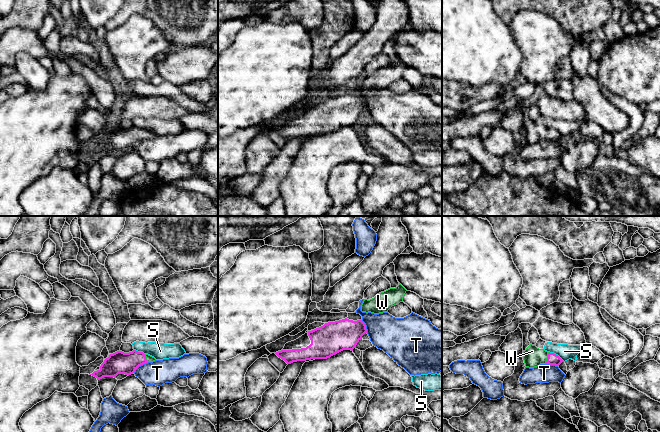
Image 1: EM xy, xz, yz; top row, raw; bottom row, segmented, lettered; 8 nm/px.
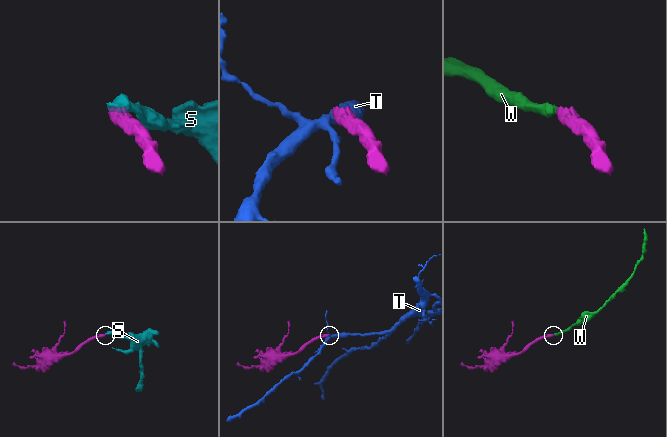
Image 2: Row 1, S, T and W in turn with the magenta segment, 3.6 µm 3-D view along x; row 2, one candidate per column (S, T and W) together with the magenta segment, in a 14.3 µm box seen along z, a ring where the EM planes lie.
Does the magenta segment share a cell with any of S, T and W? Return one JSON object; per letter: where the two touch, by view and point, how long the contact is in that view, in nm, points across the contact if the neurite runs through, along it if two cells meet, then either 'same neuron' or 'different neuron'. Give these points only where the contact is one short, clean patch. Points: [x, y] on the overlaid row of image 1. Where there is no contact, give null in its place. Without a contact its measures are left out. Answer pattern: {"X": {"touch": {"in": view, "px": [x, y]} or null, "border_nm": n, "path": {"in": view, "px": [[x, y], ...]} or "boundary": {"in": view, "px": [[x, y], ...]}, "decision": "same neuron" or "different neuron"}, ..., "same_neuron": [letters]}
{"S": {"touch": {"in": "yz", "px": [557, 355]}, "border_nm": 150, "boundary": {"in": "yz", "px": [[549, 351], [557, 354], [564, 361]]}, "decision": "different neuron"}, "T": {"touch": {"in": "xy", "px": [140, 365]}, "border_nm": 150, "boundary": {"in": "xy", "px": [[148, 362], [140, 365], [133, 372]]}, "decision": "different neuron"}, "W": {"touch": {"in": "yz", "px": [547, 358]}, "border_nm": 100, "path": {"in": "yz", "px": [[553, 359], [547, 358], [532, 356]]}, "decision": "same neuron"}, "same_neuron": ["W"]}

